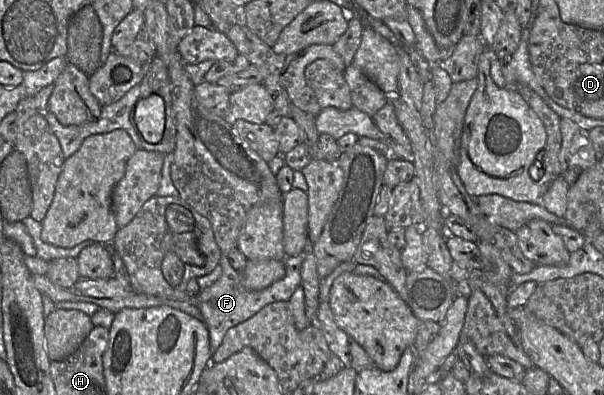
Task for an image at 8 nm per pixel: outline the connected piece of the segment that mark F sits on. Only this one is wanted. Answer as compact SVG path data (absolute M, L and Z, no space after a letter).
M301 252L297 256L286 257L284 259L286 274L281 280L263 290L251 291L241 284L241 274L230 266L227 255L221 253L219 261L219 266L222 268L221 277L197 295L197 308L200 310L203 322L209 330L211 355L222 344L230 328L250 319L267 305L274 302L289 301L297 287L301 285L301 266L305 257L305 252Z

